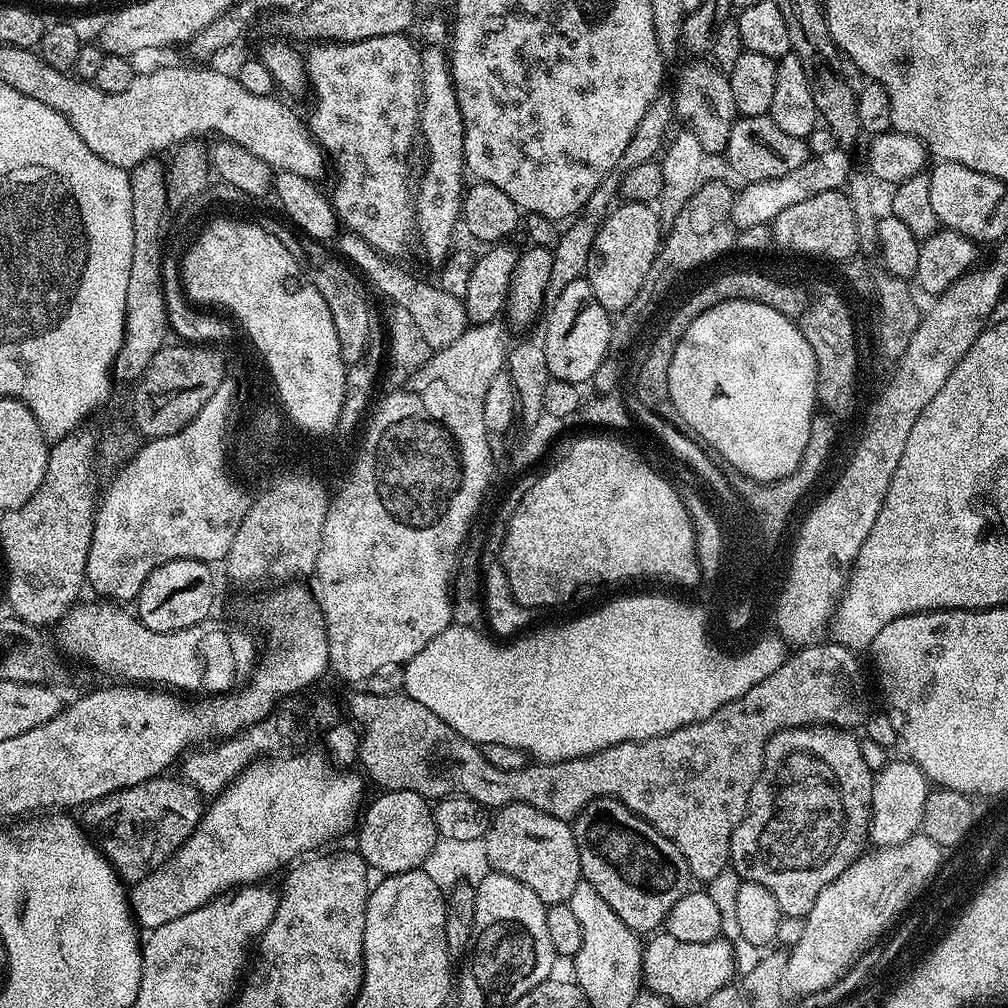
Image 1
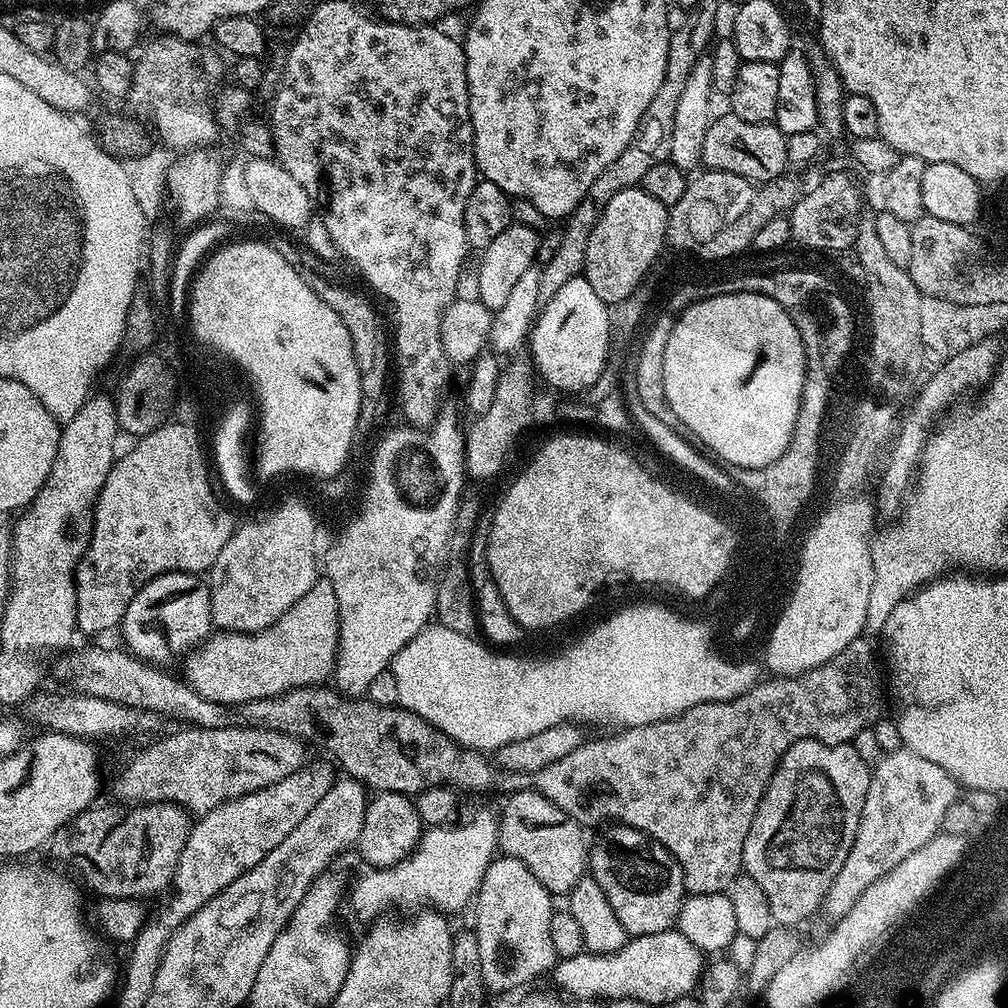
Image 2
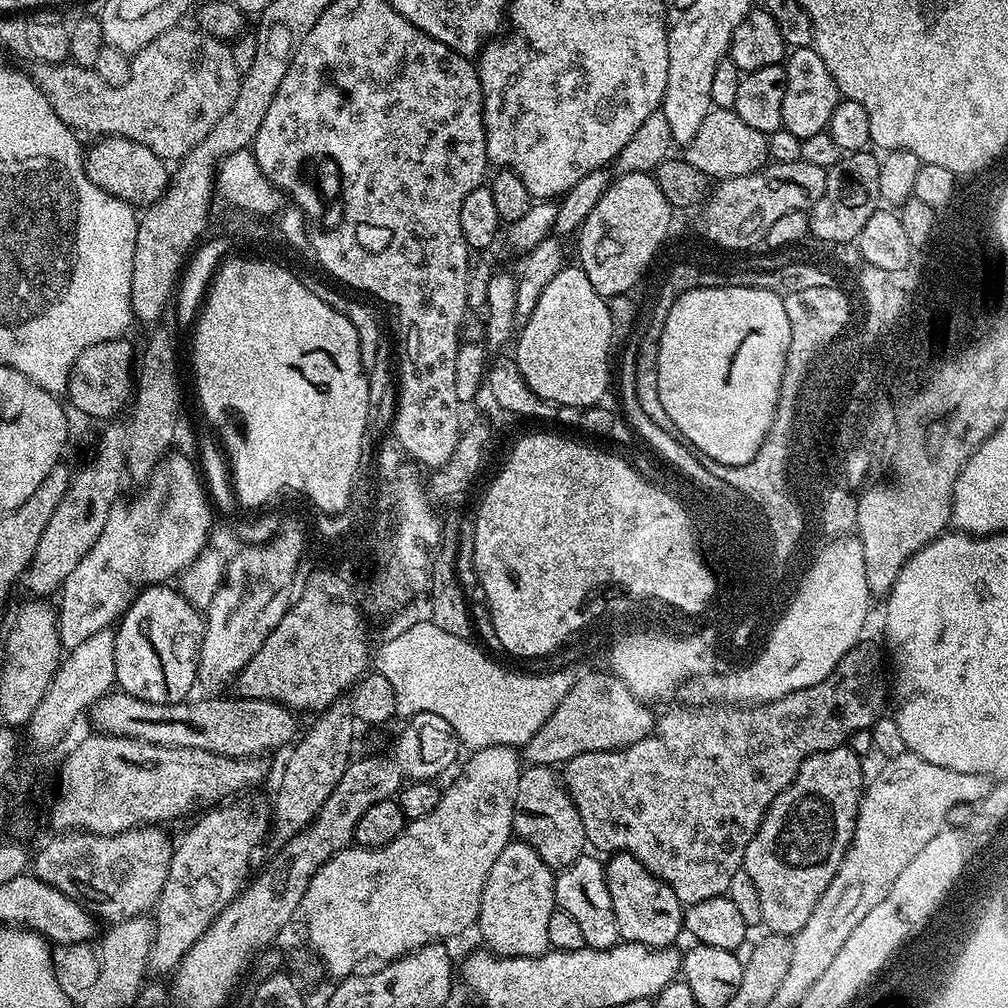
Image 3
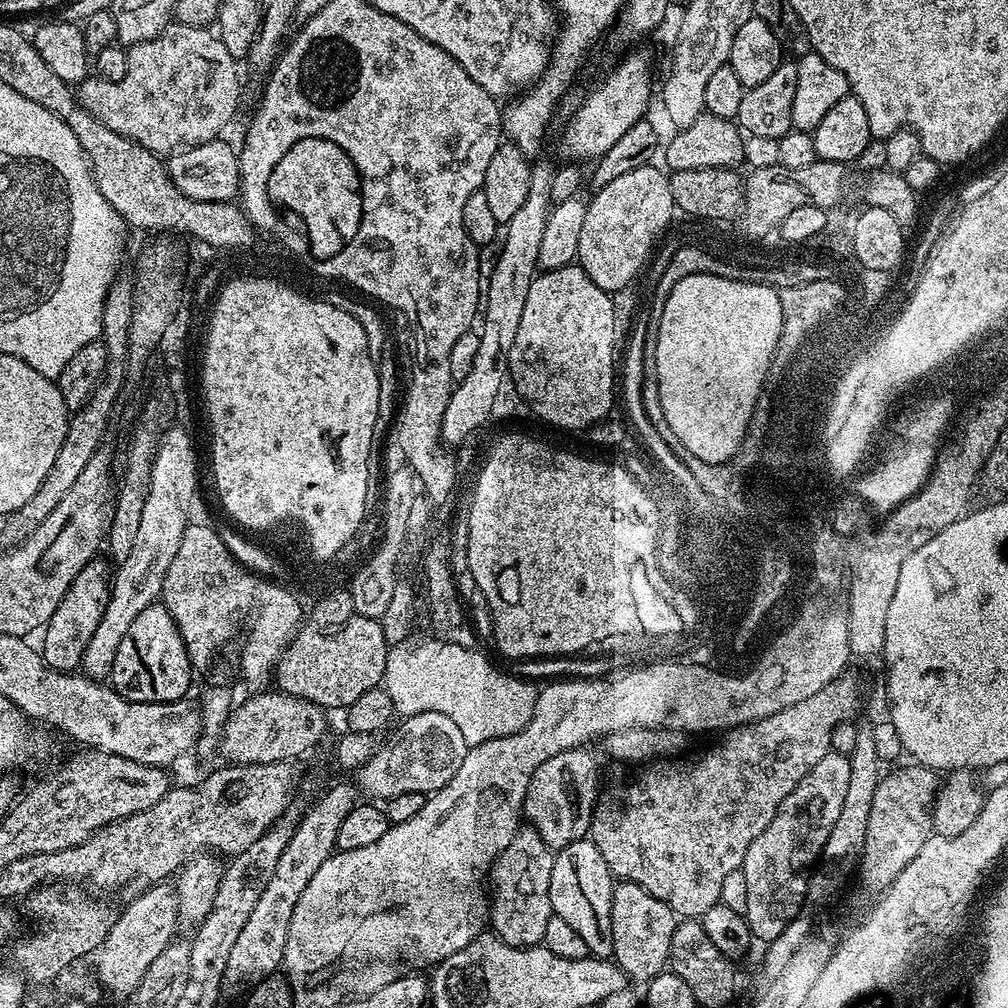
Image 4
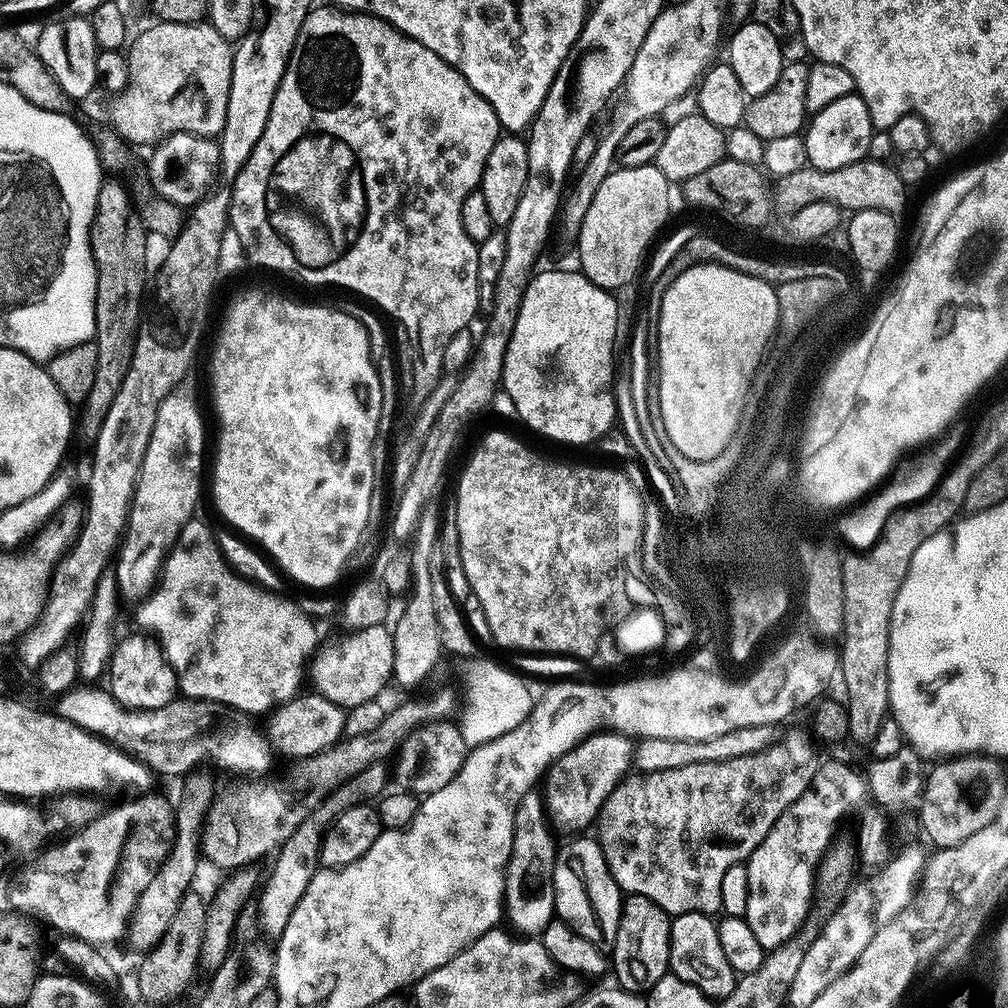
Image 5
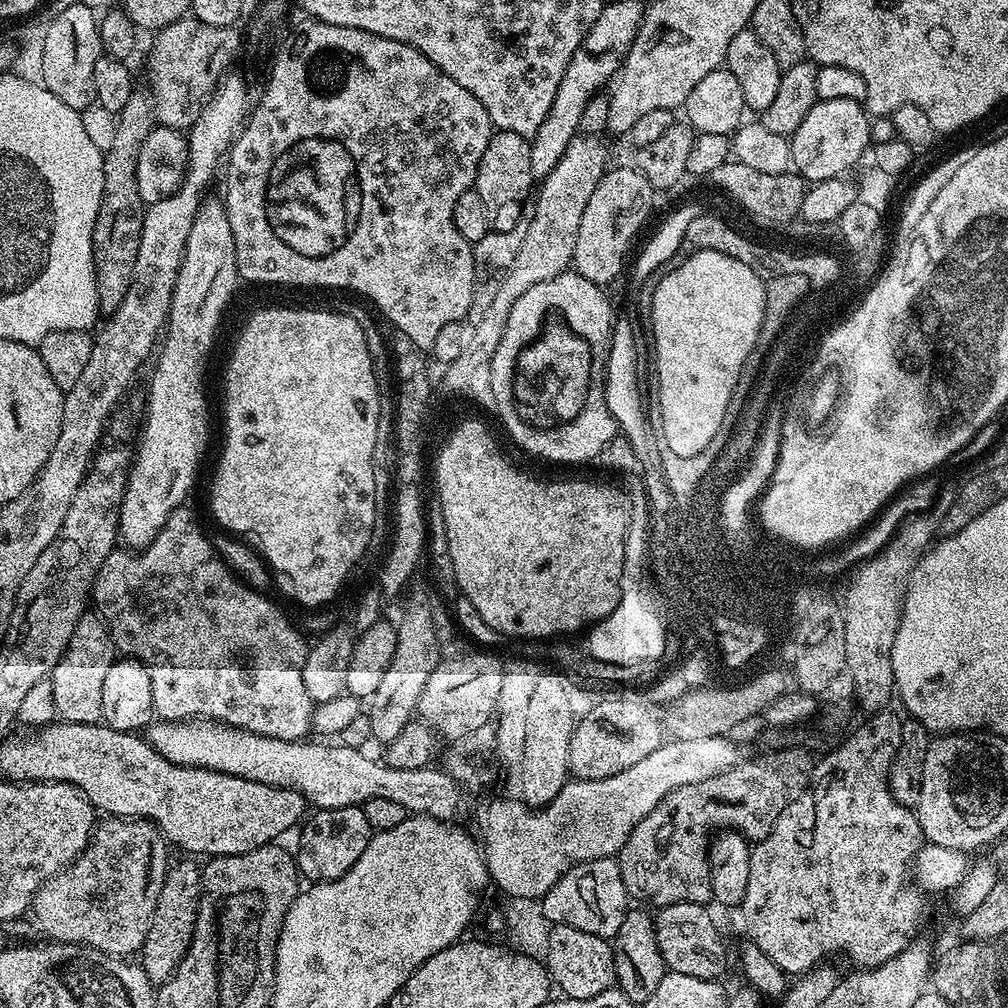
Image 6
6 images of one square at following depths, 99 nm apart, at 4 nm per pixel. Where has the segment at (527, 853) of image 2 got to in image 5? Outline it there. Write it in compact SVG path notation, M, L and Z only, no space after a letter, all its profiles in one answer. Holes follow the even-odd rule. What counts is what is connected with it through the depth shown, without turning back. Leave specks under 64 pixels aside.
M597 730L559 756L542 780L544 808L548 811L549 821L557 829L565 828L575 833L580 830L575 828L582 827L591 816L593 819L616 785L629 775L633 767L633 749L633 741L623 733Z

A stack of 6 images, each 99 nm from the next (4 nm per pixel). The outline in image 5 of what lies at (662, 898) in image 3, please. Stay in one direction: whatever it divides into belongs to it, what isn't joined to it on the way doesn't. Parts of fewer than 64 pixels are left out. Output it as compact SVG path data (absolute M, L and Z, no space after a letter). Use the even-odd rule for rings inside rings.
M625 895L620 905L620 921L616 941L610 949L610 968L621 985L630 992L639 993L640 987L657 984L669 975L670 926L672 921L650 898Z

